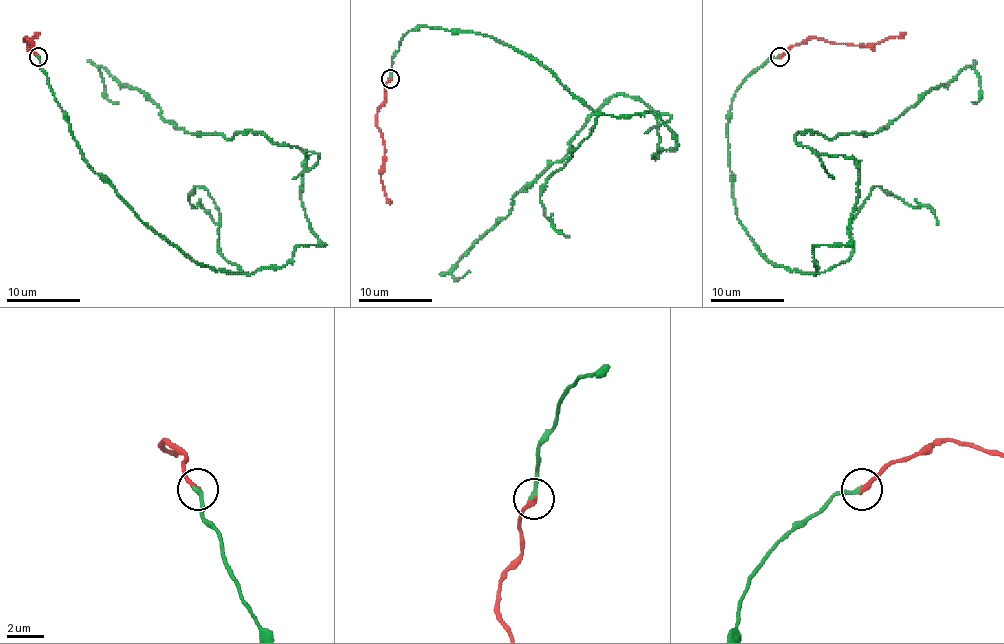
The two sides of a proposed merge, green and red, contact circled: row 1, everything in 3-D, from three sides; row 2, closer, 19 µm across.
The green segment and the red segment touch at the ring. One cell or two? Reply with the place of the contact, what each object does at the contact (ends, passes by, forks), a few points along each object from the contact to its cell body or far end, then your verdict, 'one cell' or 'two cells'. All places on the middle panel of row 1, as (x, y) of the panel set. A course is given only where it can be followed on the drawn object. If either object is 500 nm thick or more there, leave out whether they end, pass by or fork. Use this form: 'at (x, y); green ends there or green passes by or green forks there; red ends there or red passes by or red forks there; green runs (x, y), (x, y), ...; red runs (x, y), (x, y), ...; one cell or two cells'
at (390, 78); green ends there; red ends there; green runs (390, 78), (413, 29), (492, 36), (672, 133), (655, 157), (655, 115), (609, 98), (470, 272); red runs (390, 78), (384, 104), (377, 113), (377, 126), (384, 146), (381, 182), (390, 204); one cell

